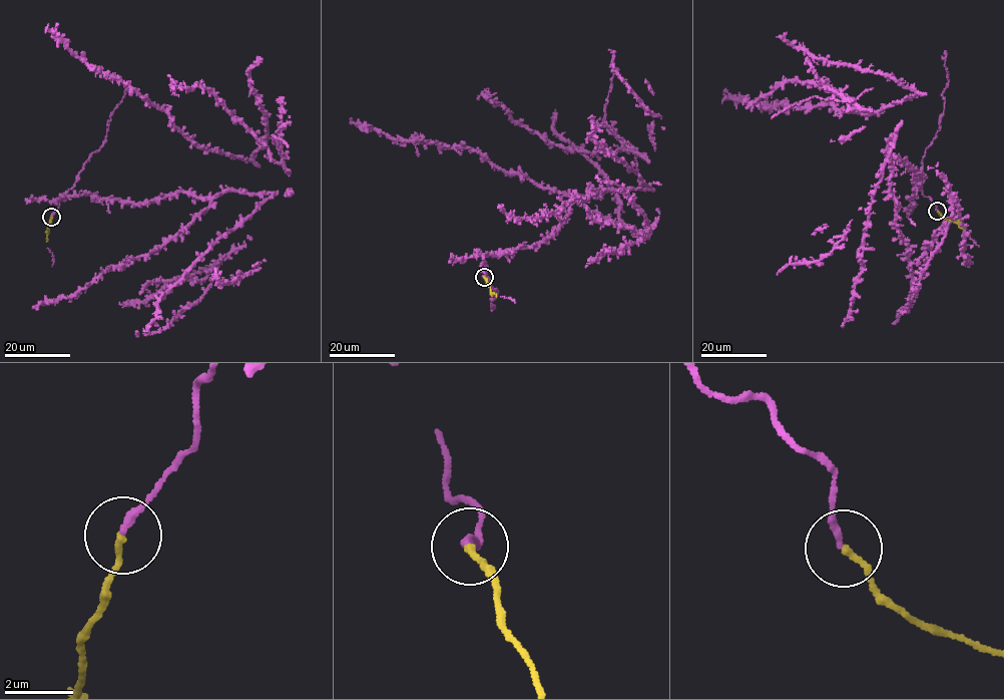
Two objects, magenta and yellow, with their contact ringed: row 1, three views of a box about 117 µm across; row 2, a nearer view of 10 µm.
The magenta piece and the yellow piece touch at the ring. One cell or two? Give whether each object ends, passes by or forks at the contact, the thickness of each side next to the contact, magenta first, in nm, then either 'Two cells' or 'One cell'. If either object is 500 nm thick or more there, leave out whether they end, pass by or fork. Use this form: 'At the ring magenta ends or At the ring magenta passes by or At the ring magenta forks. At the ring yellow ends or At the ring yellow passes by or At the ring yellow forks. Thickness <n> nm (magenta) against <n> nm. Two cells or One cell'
At the ring magenta ends. At the ring yellow ends. Thickness 200 nm (magenta) against 180 nm. One cell

